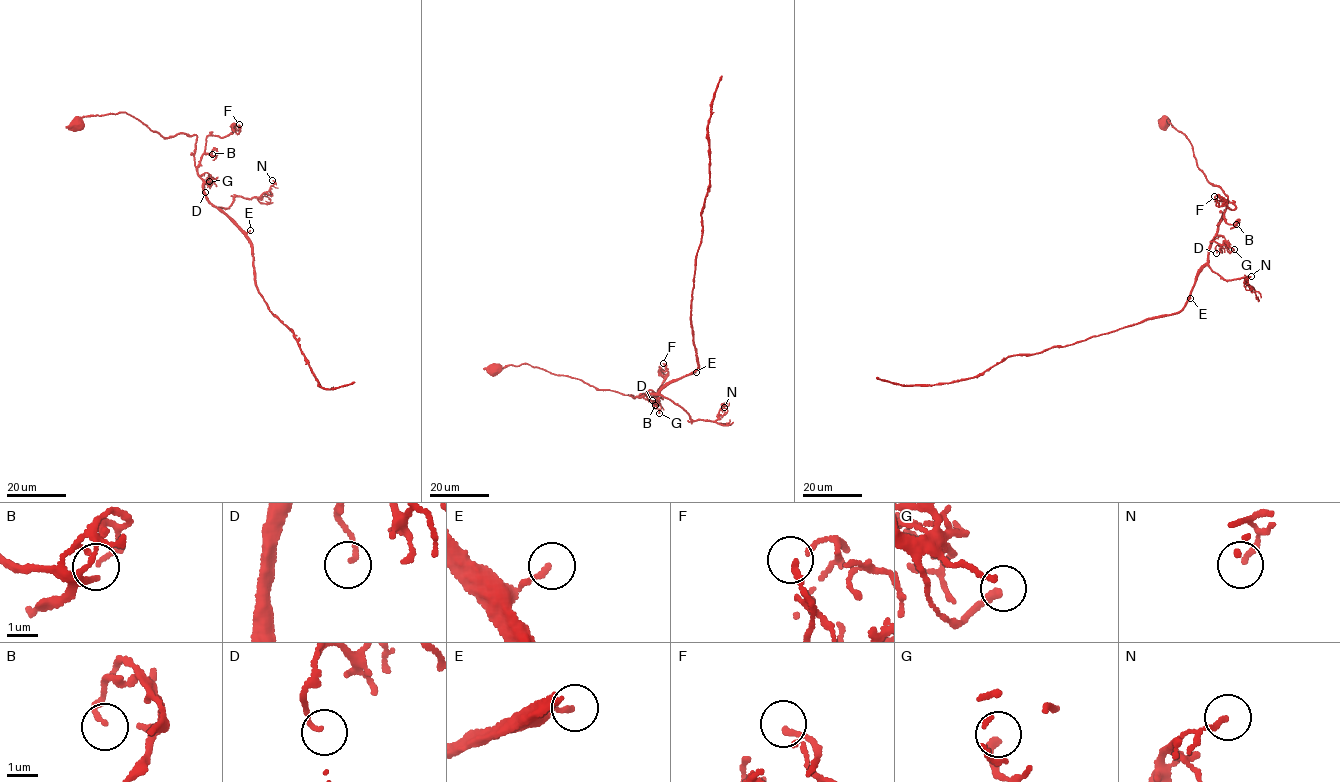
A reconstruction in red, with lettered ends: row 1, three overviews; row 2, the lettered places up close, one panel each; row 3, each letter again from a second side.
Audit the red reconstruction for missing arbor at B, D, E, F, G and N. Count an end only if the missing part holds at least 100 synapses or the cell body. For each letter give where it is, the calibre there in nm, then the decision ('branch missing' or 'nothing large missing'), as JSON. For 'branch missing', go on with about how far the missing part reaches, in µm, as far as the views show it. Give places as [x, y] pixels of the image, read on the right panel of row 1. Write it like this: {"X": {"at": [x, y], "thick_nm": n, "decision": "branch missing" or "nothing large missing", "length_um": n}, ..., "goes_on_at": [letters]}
{"B": {"at": [1236, 224], "thick_nm": 140, "decision": "nothing large missing"}, "D": {"at": [1216, 253], "thick_nm": 130, "decision": "nothing large missing"}, "E": {"at": [1190, 298], "thick_nm": 160, "decision": "nothing large missing"}, "F": {"at": [1214, 196], "thick_nm": 200, "decision": "nothing large missing"}, "G": {"at": [1234, 249], "thick_nm": 240, "decision": "nothing large missing"}, "N": {"at": [1251, 276], "thick_nm": 140, "decision": "nothing large missing"}, "goes_on_at": []}

